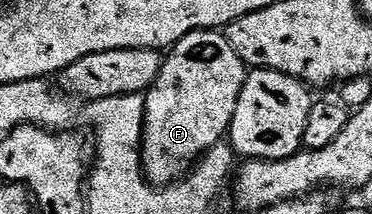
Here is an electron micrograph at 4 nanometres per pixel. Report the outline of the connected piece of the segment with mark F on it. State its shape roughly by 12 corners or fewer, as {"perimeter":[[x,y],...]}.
{"perimeter":[[223,31],[172,45],[140,167],[173,184],[225,139],[246,65]]}

